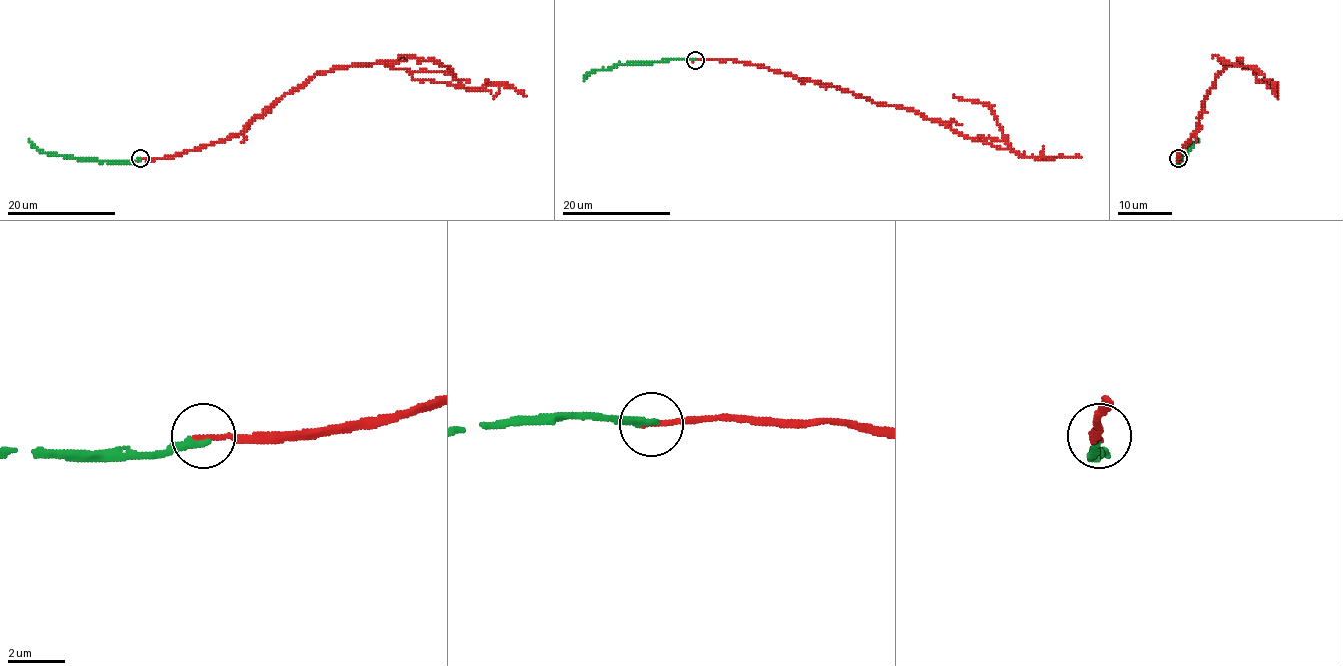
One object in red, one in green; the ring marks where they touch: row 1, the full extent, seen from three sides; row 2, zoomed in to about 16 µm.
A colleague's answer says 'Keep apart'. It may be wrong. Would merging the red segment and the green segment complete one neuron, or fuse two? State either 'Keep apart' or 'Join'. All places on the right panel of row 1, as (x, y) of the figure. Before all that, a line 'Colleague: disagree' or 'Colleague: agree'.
Colleague: disagree
Join

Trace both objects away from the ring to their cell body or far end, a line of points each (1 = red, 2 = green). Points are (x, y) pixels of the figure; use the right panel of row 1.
1: (1178, 159), (1227, 65), (1239, 62), (1258, 80), (1274, 88), (1277, 83), (1274, 96)
2: (1178, 159), (1198, 140)

